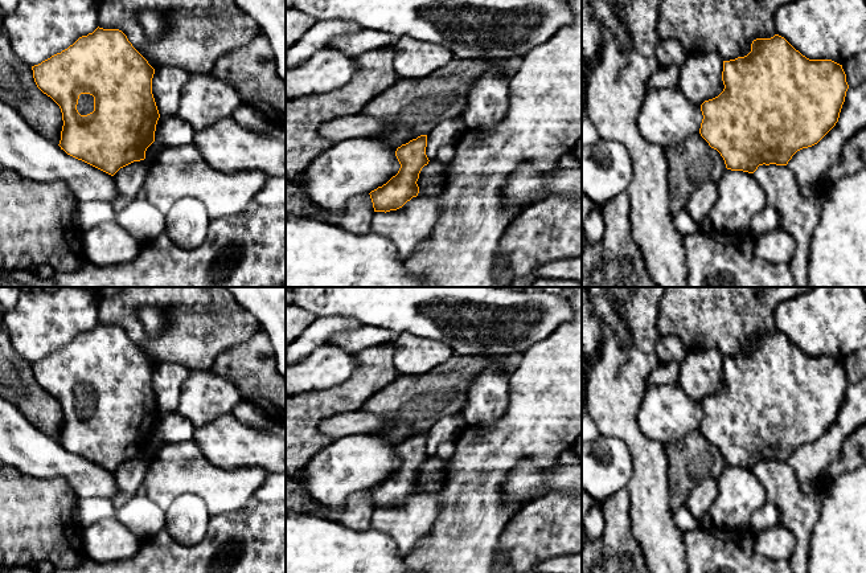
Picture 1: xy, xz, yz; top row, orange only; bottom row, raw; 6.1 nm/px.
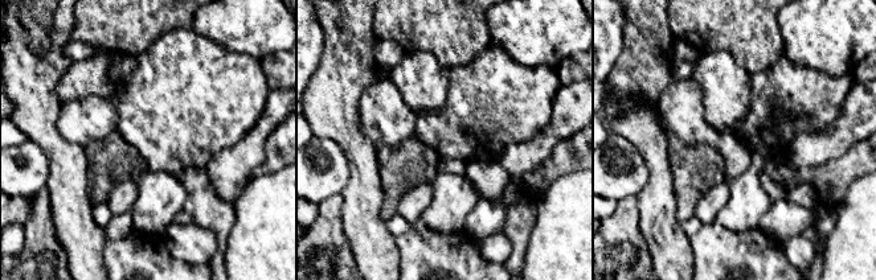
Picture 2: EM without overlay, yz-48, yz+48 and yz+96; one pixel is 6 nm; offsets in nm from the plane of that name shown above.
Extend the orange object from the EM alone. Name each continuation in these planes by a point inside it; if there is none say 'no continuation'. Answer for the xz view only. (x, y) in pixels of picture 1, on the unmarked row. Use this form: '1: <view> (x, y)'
no continuation

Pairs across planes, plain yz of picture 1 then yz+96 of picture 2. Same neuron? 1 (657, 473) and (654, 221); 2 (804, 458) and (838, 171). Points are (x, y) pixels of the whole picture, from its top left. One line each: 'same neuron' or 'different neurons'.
1: same neuron
2: different neurons

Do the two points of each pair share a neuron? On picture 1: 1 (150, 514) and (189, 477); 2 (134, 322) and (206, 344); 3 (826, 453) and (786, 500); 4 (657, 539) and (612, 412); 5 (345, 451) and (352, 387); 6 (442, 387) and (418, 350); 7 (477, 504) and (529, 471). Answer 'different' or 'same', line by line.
1: different
2: same
3: different
4: same
5: different
6: different
7: different

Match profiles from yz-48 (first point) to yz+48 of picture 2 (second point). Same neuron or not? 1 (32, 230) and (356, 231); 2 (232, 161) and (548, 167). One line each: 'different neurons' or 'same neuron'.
1: different neurons
2: different neurons

